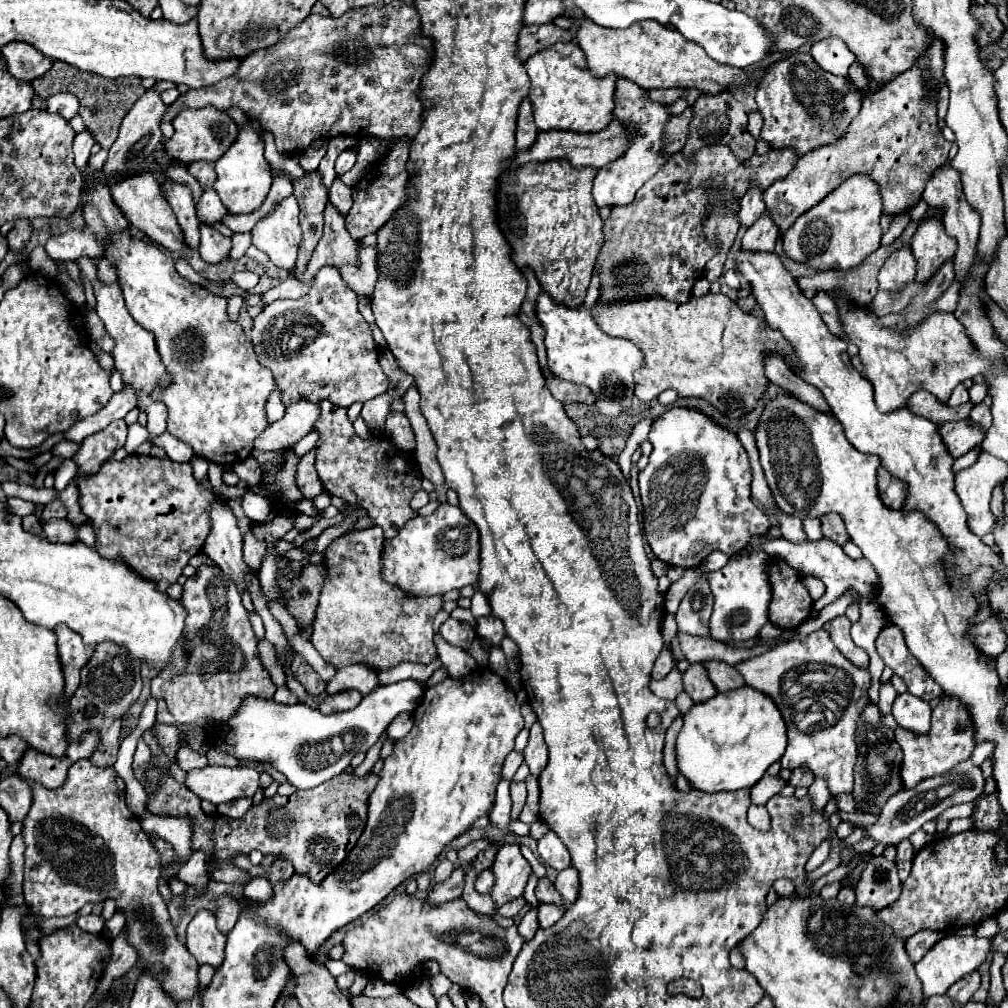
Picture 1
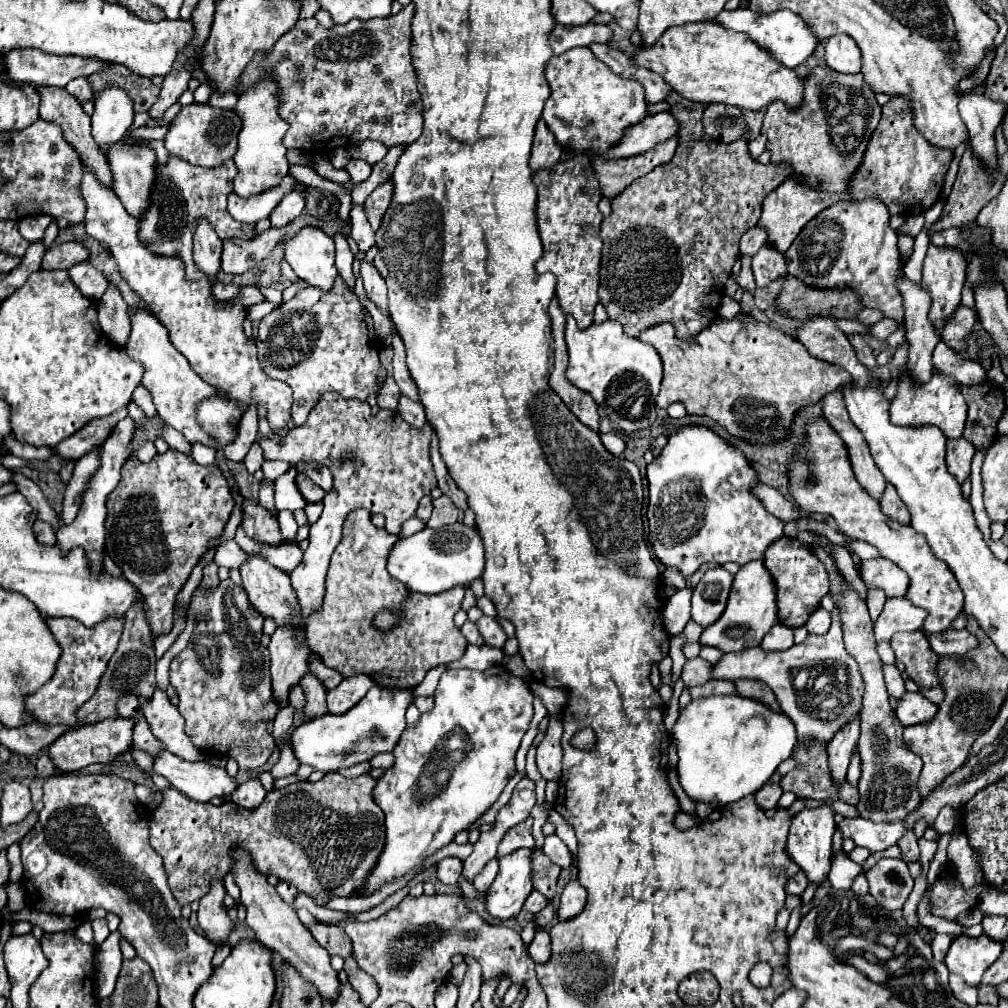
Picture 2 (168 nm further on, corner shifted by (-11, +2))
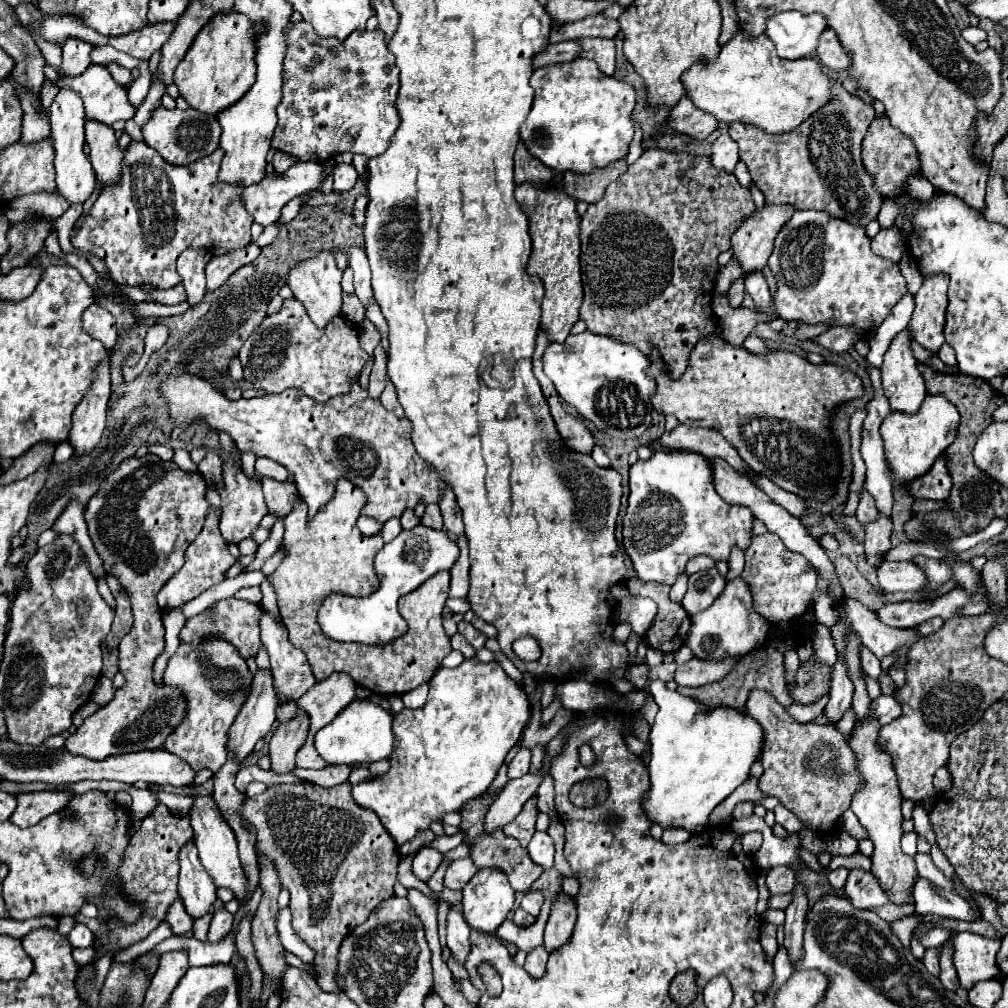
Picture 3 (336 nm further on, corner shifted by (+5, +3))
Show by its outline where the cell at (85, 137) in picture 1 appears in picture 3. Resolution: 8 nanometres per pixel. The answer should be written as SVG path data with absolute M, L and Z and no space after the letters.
M90 65L78 77L64 77L52 83L60 89L65 87L78 91L84 101L86 117L104 125L128 121L136 113L136 107L128 101L128 89L118 85L102 65Z

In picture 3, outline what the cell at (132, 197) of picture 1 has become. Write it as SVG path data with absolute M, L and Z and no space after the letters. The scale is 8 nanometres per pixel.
M86 121L86 143L90 147L90 163L96 171L96 177L110 185L120 179L120 163L124 151L118 147L114 137L114 129L108 125L100 125L98 121Z

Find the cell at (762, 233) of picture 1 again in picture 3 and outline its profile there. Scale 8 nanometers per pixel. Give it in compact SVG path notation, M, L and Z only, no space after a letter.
M752 271L752 273L748 273L748 275L744 277L744 285L746 285L746 291L750 293L750 297L754 299L754 305L756 305L760 311L766 311L766 313L774 315L774 313L772 313L772 307L770 307L770 303L772 303L772 293L770 293L770 289L768 289L768 283L766 283L762 271Z

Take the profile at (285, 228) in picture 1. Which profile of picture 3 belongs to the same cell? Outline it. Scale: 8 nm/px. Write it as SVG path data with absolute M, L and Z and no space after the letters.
M320 253L320 255L300 263L298 267L294 267L290 271L288 285L294 293L294 297L306 307L306 313L310 315L310 319L314 321L314 325L318 329L326 329L342 313L342 287L340 287L340 281L342 281L342 271L338 269L332 253Z

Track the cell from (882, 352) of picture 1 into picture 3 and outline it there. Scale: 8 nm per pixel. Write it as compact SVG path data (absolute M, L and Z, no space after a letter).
M928 395L918 413L890 413L882 423L882 439L886 461L892 467L896 481L910 483L916 477L928 473L930 465L934 465L936 457L940 457L946 447L956 439L956 429L960 423L960 413L942 395Z

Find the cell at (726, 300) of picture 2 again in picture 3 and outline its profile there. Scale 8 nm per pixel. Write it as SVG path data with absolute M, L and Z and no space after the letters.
M752 335L744 341L742 347L744 347L748 353L754 353L754 355L768 355L768 353L770 353L770 347L768 347L762 339L752 337Z

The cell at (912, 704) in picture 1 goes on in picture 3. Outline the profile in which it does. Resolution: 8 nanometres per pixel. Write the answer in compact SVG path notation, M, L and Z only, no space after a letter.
M880 695L872 701L872 709L868 717L878 719L880 725L888 725L890 721L900 717L900 705L892 695Z

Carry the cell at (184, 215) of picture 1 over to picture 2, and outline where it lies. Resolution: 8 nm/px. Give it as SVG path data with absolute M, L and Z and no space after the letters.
M202 218L194 230L194 262L202 272L216 274L220 268L220 254L222 254L222 240L212 230L212 224L204 222Z

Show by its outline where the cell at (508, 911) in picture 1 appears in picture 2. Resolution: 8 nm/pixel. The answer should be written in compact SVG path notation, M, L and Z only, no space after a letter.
M532 890L532 892L530 892L530 896L528 896L528 900L524 902L522 910L528 910L528 912L536 914L536 912L540 912L540 910L542 910L546 904L548 904L548 900L546 900L546 898L544 898L540 892Z

